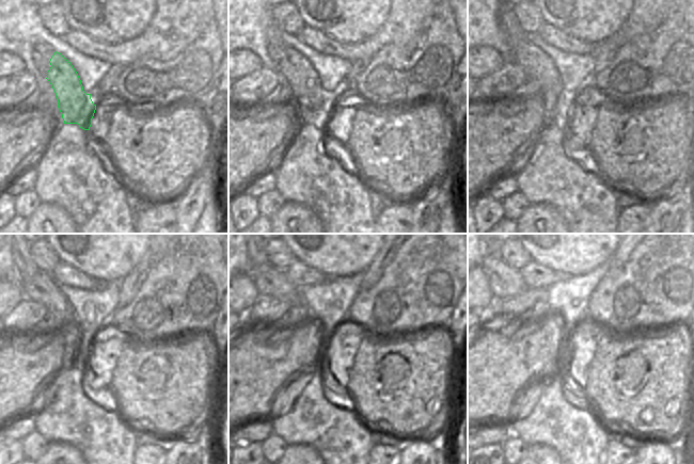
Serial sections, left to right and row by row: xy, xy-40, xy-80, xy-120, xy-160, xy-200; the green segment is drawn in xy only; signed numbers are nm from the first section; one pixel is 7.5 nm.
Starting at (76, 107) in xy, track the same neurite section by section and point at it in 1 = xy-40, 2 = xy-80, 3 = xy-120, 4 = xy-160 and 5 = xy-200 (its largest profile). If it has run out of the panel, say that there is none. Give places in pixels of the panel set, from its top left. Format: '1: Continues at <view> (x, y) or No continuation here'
1: Continues at xy-40 (314, 104)
2: Continues at xy-80 (537, 65)
3: Continues at xy-120 (42, 287)
4: Continues at xy-160 (270, 282)
5: Continues at xy-200 (504, 281).

